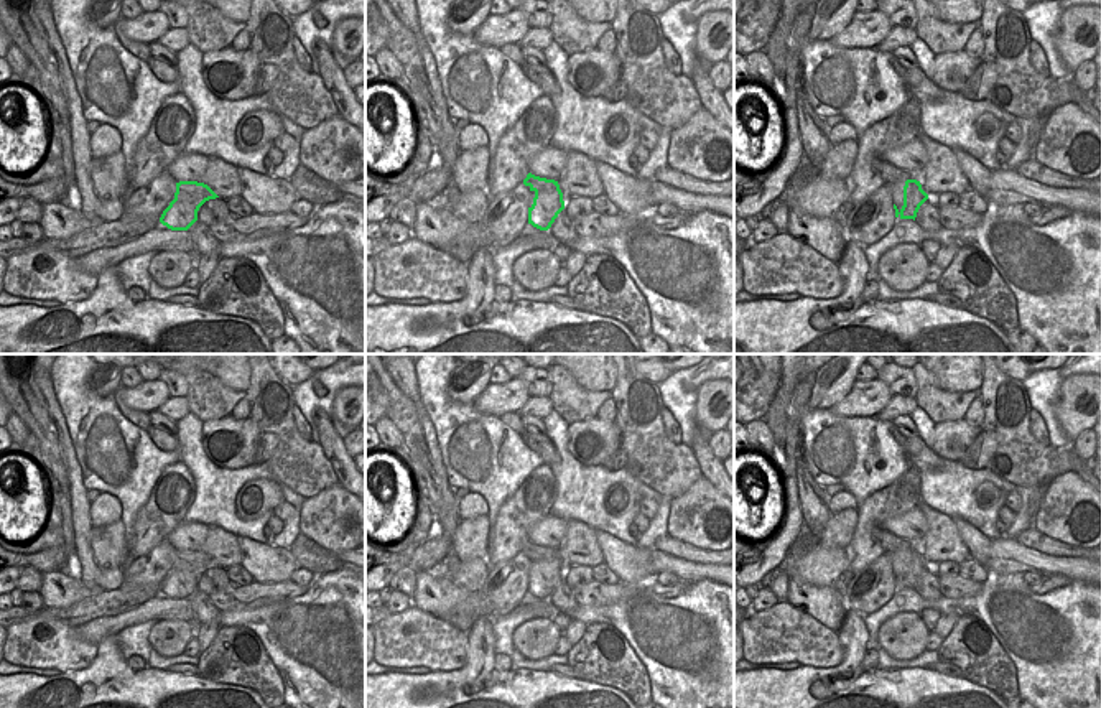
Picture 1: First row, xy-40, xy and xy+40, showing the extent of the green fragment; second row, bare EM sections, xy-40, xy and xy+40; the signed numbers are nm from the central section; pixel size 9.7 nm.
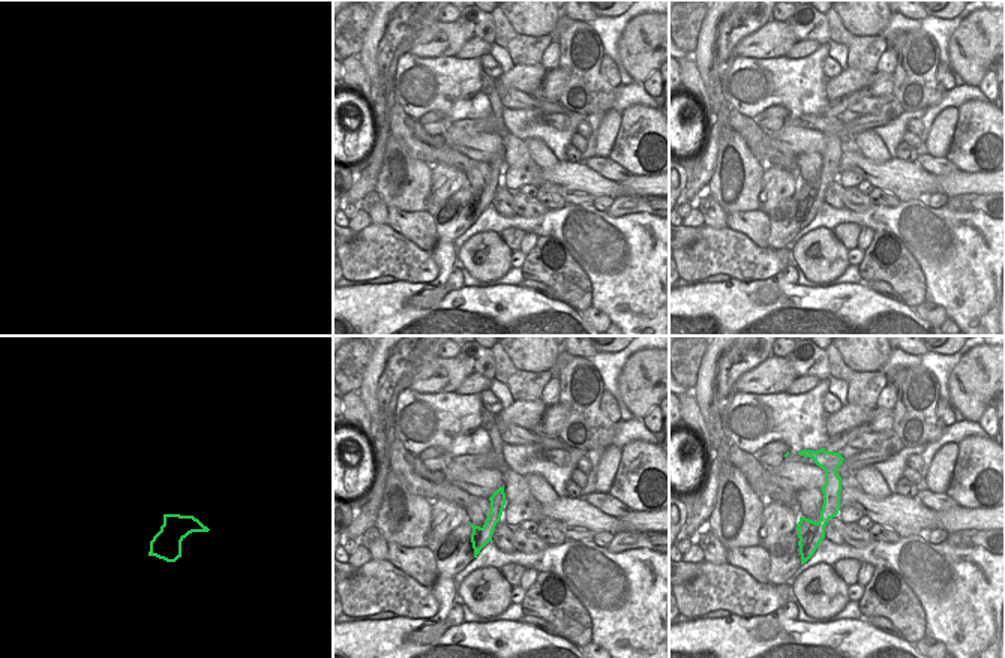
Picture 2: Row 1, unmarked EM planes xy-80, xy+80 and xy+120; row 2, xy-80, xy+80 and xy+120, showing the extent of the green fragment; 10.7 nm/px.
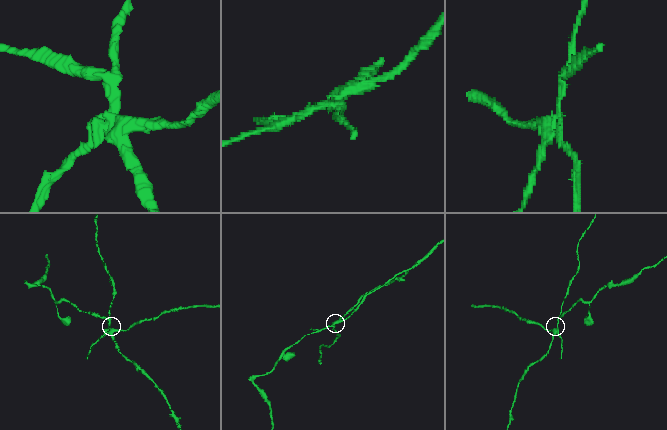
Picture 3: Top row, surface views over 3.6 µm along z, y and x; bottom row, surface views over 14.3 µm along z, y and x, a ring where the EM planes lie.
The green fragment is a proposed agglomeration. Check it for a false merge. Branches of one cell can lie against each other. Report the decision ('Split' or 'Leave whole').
Split

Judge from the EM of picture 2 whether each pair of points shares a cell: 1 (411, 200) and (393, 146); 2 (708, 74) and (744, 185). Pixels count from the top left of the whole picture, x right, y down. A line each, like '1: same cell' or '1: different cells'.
1: same cell
2: same cell

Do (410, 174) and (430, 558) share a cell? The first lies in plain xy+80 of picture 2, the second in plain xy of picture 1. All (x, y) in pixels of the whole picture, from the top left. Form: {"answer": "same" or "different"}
{"answer": "different"}

